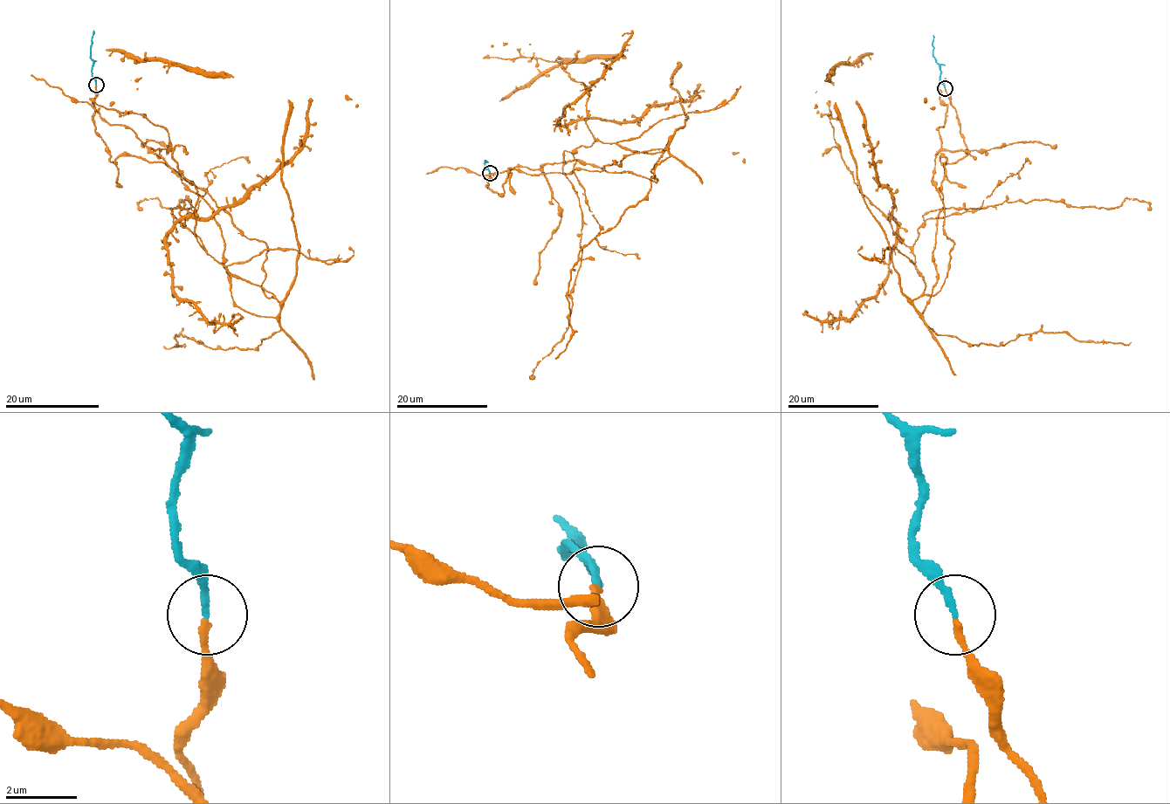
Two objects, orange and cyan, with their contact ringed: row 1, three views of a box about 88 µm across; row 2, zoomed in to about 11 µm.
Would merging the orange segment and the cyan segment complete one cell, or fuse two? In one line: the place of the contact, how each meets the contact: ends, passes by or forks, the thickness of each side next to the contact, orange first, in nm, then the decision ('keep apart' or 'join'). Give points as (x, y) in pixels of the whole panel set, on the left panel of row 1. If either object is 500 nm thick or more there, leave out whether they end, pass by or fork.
place (96, 85); orange ends; cyan ends; calibres 180 and 190 nm; join

